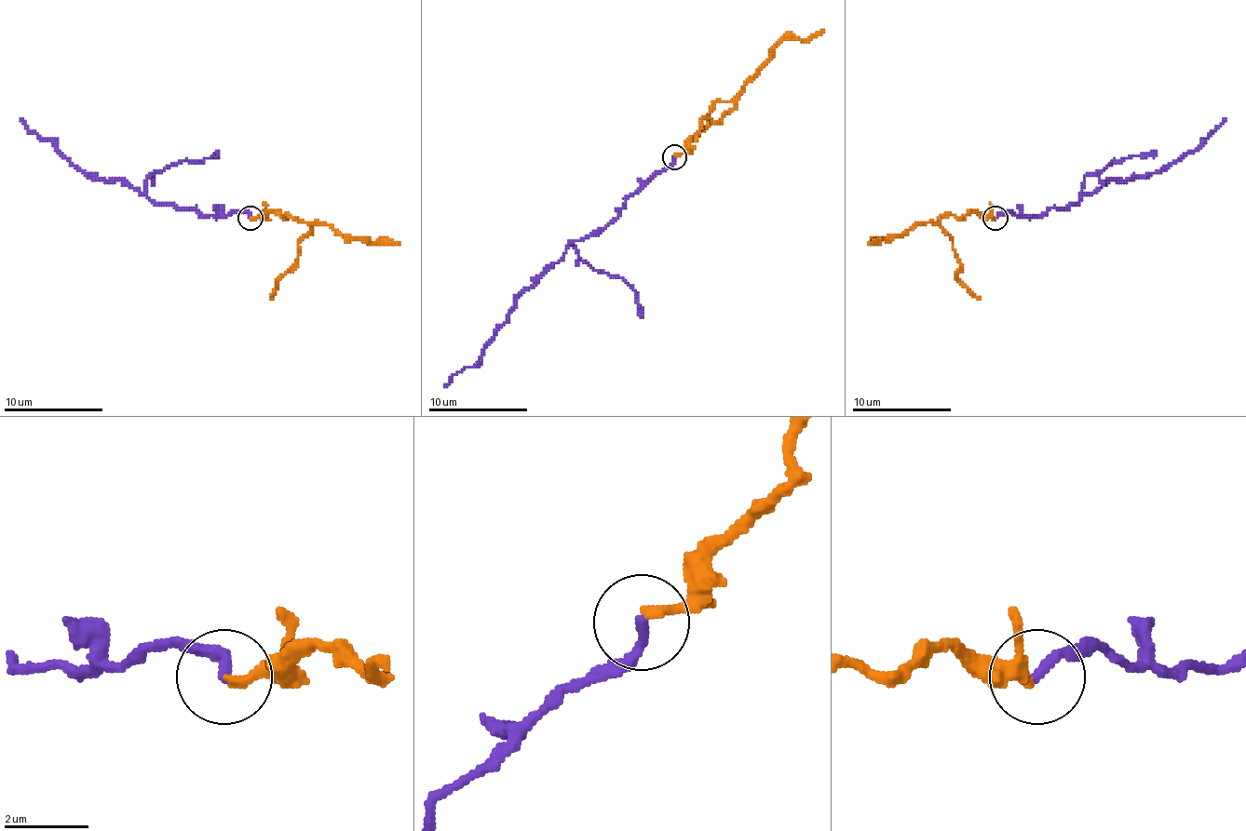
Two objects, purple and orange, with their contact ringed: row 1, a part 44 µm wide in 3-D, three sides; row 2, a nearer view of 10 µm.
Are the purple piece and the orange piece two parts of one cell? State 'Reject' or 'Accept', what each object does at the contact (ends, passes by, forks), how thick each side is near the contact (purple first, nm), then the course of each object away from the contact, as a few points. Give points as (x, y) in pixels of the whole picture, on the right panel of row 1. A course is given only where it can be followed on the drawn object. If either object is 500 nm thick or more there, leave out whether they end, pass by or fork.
Accept. At the ring purple ends. At the ring orange ends. Thickness 240 nm (purple) against 240 nm. Course of purple: (995, 217), (1005, 209), (1044, 215), (1111, 180), (1161, 173), (1225, 118). Course of orange: (995, 217), (975, 212), (945, 215), (940, 222), (917, 222), (900, 234), (878, 239), (878, 245), (868, 242)

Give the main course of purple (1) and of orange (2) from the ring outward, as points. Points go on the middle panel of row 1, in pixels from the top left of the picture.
1: (675, 156), (602, 228), (573, 240), (516, 300), (484, 355), (444, 386)
2: (675, 156), (684, 151), (707, 124), (712, 106), (717, 101), (729, 101), (784, 39), (811, 39), (823, 30)

